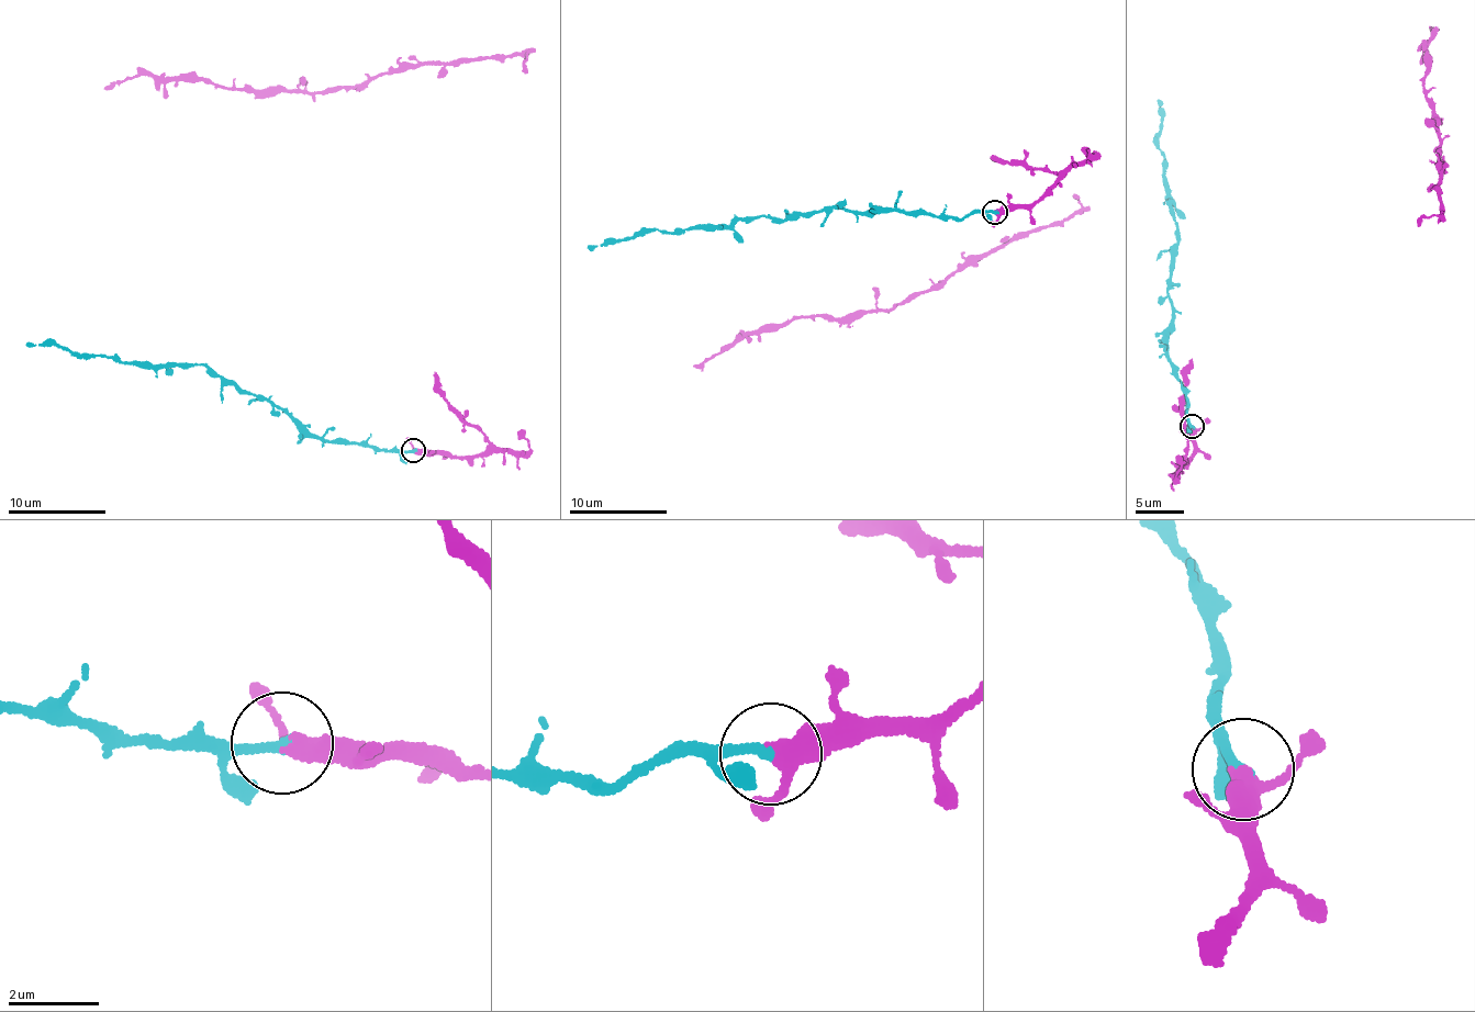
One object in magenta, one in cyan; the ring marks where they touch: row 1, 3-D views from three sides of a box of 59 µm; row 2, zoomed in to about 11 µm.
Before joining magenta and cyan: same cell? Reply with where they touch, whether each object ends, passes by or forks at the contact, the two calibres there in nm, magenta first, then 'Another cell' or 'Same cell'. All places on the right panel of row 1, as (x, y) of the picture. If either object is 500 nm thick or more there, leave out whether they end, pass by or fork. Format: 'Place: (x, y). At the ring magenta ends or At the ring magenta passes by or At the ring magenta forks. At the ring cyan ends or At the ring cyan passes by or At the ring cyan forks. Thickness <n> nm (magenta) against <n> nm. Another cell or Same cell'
Place: (1192, 426). At the ring magenta passes by. At the ring cyan ends. Thickness 360 nm (magenta) against 260 nm. Same cell

